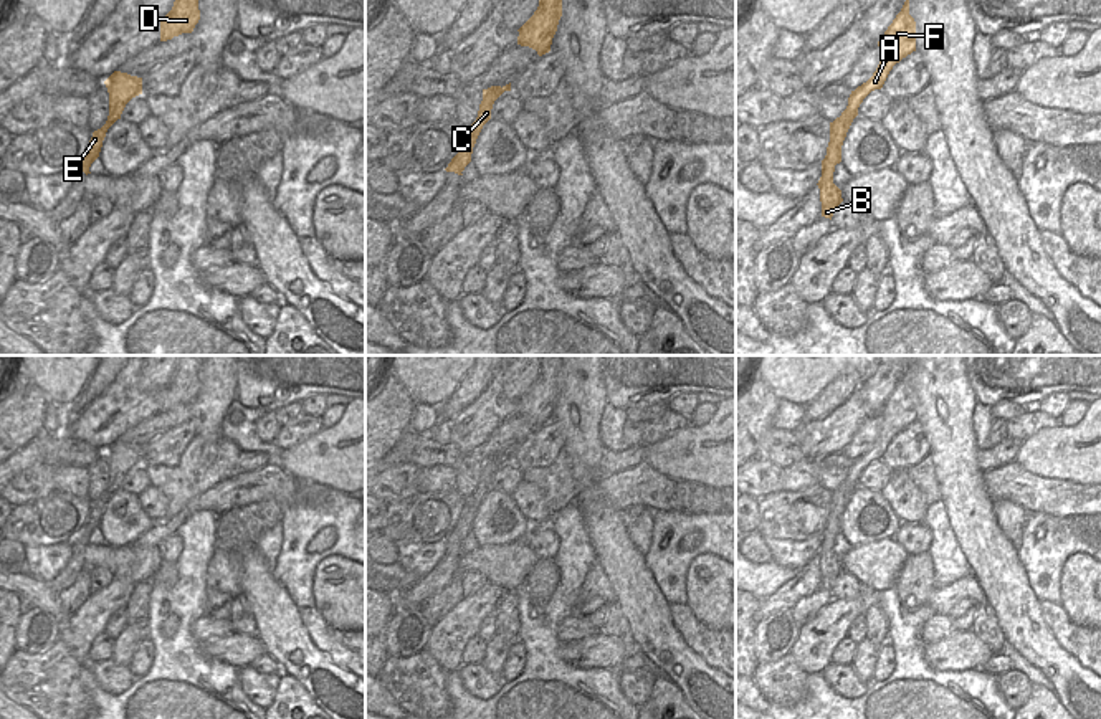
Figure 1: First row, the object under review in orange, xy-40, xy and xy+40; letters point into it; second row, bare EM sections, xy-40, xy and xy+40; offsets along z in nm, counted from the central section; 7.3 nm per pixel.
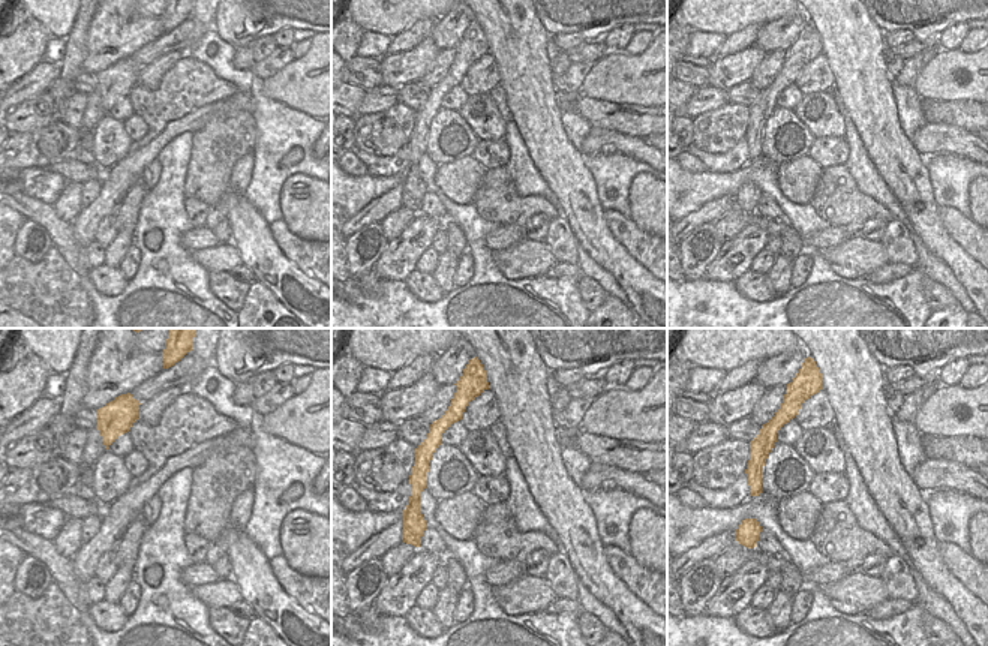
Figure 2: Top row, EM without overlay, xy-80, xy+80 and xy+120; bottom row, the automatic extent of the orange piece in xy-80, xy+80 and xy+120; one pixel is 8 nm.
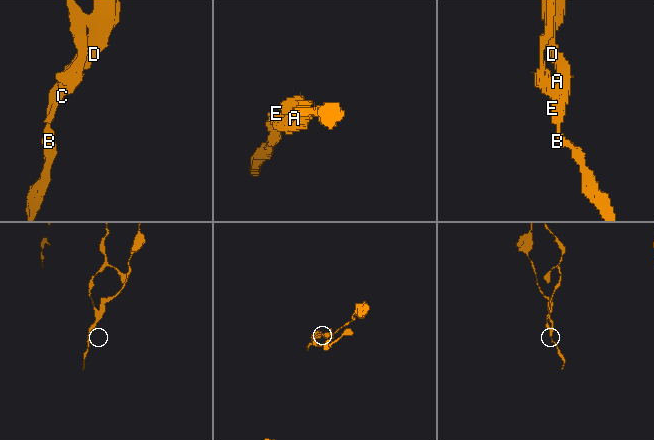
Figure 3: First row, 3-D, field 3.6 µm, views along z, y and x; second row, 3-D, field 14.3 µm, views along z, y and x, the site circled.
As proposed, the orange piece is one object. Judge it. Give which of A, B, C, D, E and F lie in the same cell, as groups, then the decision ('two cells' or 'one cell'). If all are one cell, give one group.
groups A B D F / C E; two cells

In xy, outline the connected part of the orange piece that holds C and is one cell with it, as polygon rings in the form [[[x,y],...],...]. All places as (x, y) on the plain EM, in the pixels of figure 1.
[[[491,456],[488,459],[483,459],[483,471],[479,474],[478,488],[466,499],[466,504],[463,506],[465,514],[458,521],[458,524],[451,529],[448,537],[445,539],[446,542],[455,542],[458,545],[463,545],[461,539],[471,532],[471,524],[473,524],[476,509],[478,509],[483,496],[491,489],[493,474],[504,461],[508,461],[508,458],[501,458],[501,456]]]

